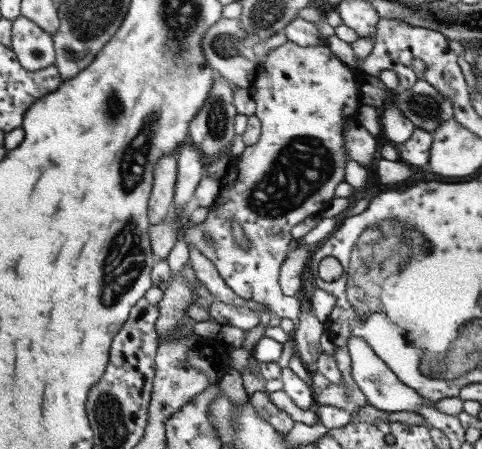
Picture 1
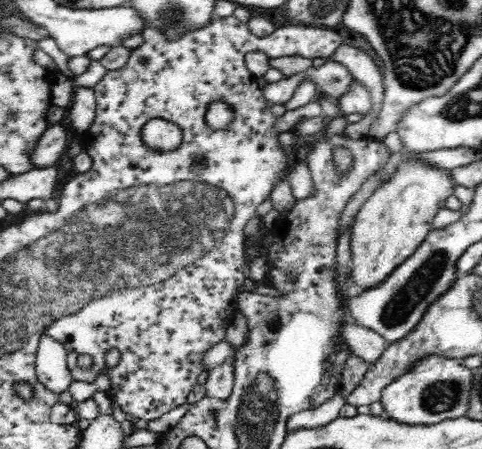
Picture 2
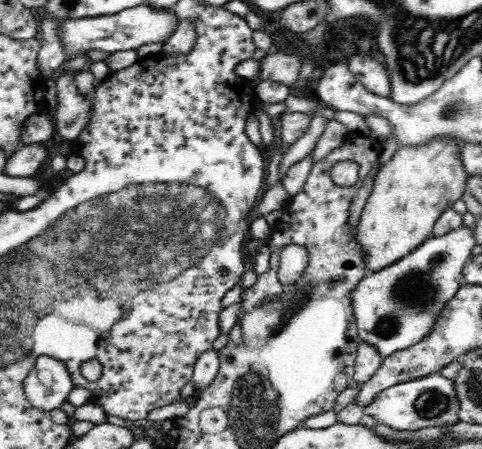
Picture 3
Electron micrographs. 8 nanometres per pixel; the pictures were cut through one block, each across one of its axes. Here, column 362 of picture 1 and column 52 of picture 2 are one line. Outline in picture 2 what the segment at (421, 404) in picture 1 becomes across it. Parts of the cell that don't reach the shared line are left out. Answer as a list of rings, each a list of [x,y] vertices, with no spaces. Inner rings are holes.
[[[42,334],[40,338],[40,348],[36,354],[36,376],[54,394],[70,390],[70,384],[74,382],[68,370],[66,346],[48,334]]]

